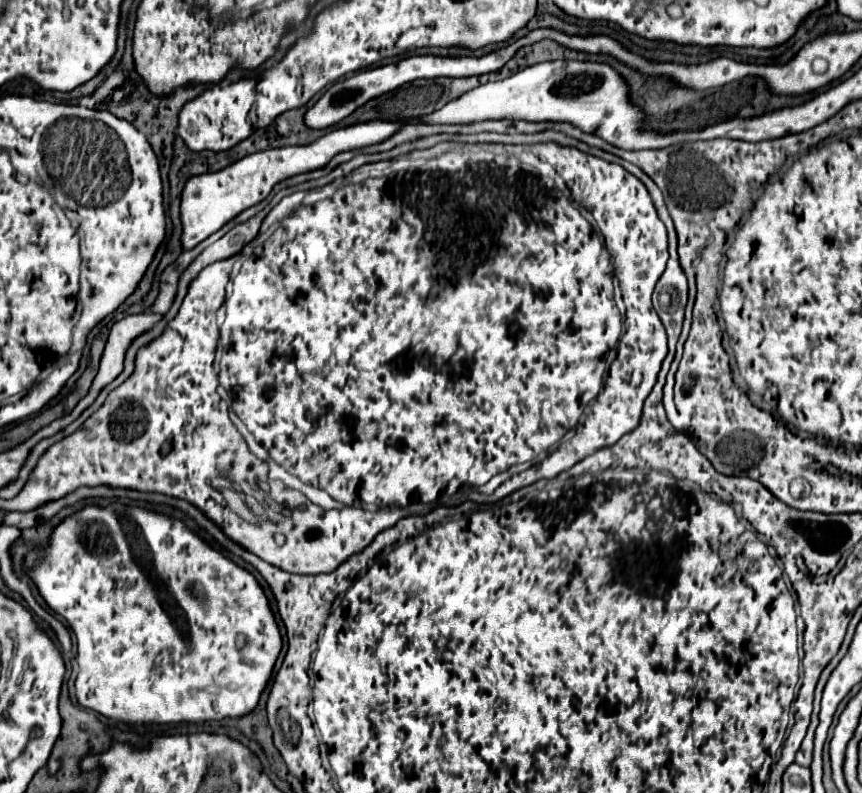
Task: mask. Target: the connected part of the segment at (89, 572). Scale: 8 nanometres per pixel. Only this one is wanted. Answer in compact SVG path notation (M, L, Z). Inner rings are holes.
M114 501L106 507L90 503L76 513L70 513L52 529L50 539L48 539L48 547L32 549L30 553L26 553L24 573L34 581L34 585L38 587L38 593L46 601L46 605L54 613L64 617L76 635L76 658L79 671L74 689L76 689L76 699L79 705L86 709L92 709L92 711L96 711L108 719L130 723L130 725L136 725L136 723L164 725L164 723L182 723L182 721L188 721L188 723L190 721L222 721L226 717L240 719L240 717L254 711L254 707L258 705L260 693L264 691L264 687L268 685L268 681L272 677L276 659L278 659L280 649L282 649L282 635L280 635L280 629L276 625L274 613L270 609L268 597L264 595L264 589L260 587L256 577L250 571L238 567L234 561L230 561L220 551L218 553L214 553L214 551L216 549L210 547L204 539L200 539L184 521L170 517L166 513L152 511L152 509L124 505L120 501ZM176 575L182 575L184 581L176 581Z

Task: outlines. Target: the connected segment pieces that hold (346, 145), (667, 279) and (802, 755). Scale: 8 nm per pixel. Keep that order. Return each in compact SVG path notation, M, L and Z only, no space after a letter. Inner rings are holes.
M368 121L368 123L334 129L310 145L282 147L282 149L268 149L268 151L252 153L220 171L190 177L180 197L180 213L182 213L180 245L182 249L184 251L194 249L200 241L204 241L208 235L218 231L224 223L240 215L244 209L258 205L278 181L284 181L298 173L320 169L340 151L362 149L362 145L374 145L378 141L384 141L386 137L390 137L390 133L394 133L394 129L398 129L400 123L402 121Z
M670 251L670 259L666 263L666 271L658 279L656 289L654 289L654 295L652 295L654 311L658 313L664 329L666 329L668 357L674 355L674 345L676 345L678 335L680 335L680 329L682 329L686 299L688 299L686 275L680 269L678 253L676 251Z
M814 727L808 729L808 735L804 737L804 741L796 753L796 763L806 765L806 767L812 763L812 741L814 741Z

